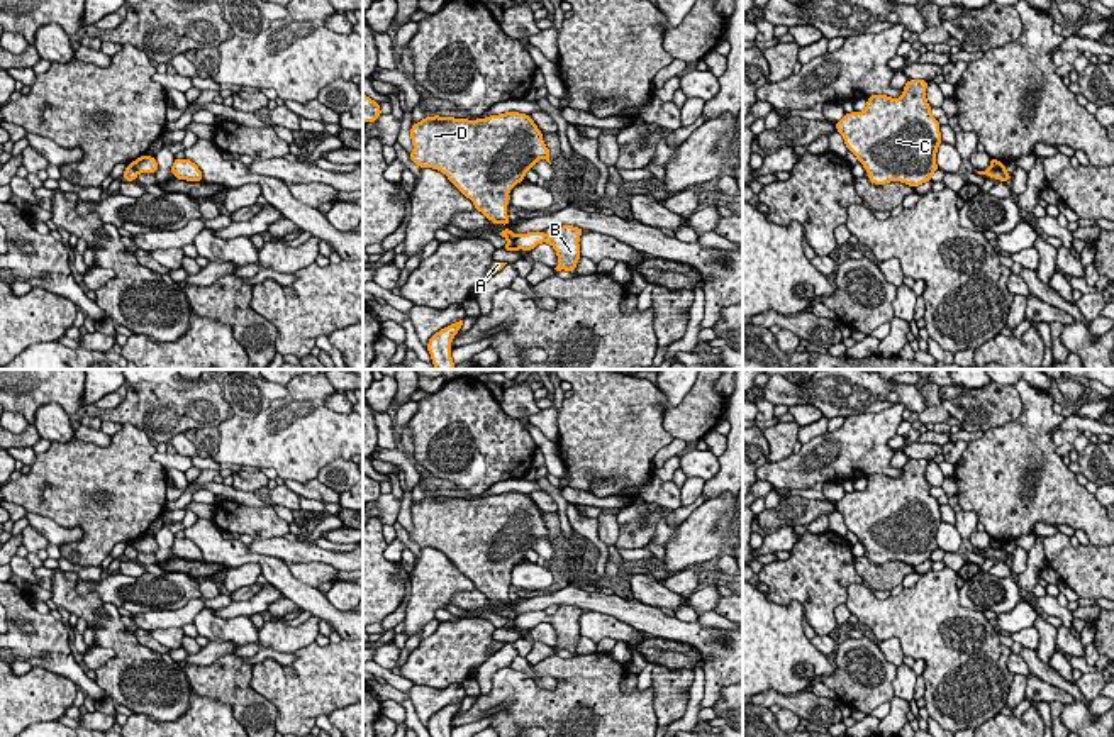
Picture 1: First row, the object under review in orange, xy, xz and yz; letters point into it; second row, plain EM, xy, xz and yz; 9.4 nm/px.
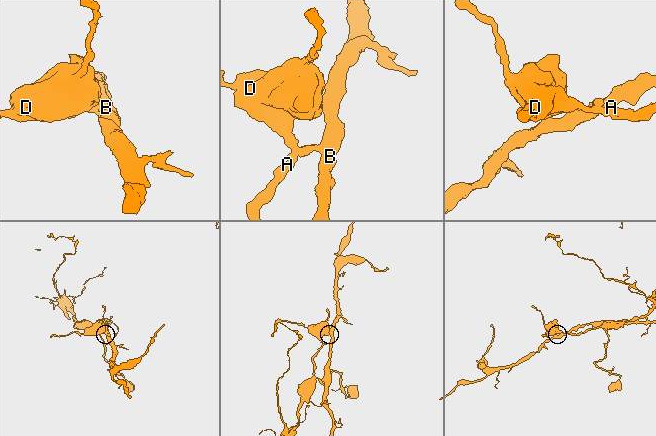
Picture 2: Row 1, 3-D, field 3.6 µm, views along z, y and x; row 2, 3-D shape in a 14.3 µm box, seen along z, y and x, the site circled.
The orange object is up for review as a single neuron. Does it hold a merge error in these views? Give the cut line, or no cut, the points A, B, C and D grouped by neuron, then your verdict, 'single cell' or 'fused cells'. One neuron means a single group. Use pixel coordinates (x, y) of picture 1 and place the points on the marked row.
cut in xz along (518, 236), (512, 241), (514, 248); A C D / B; fused cells

